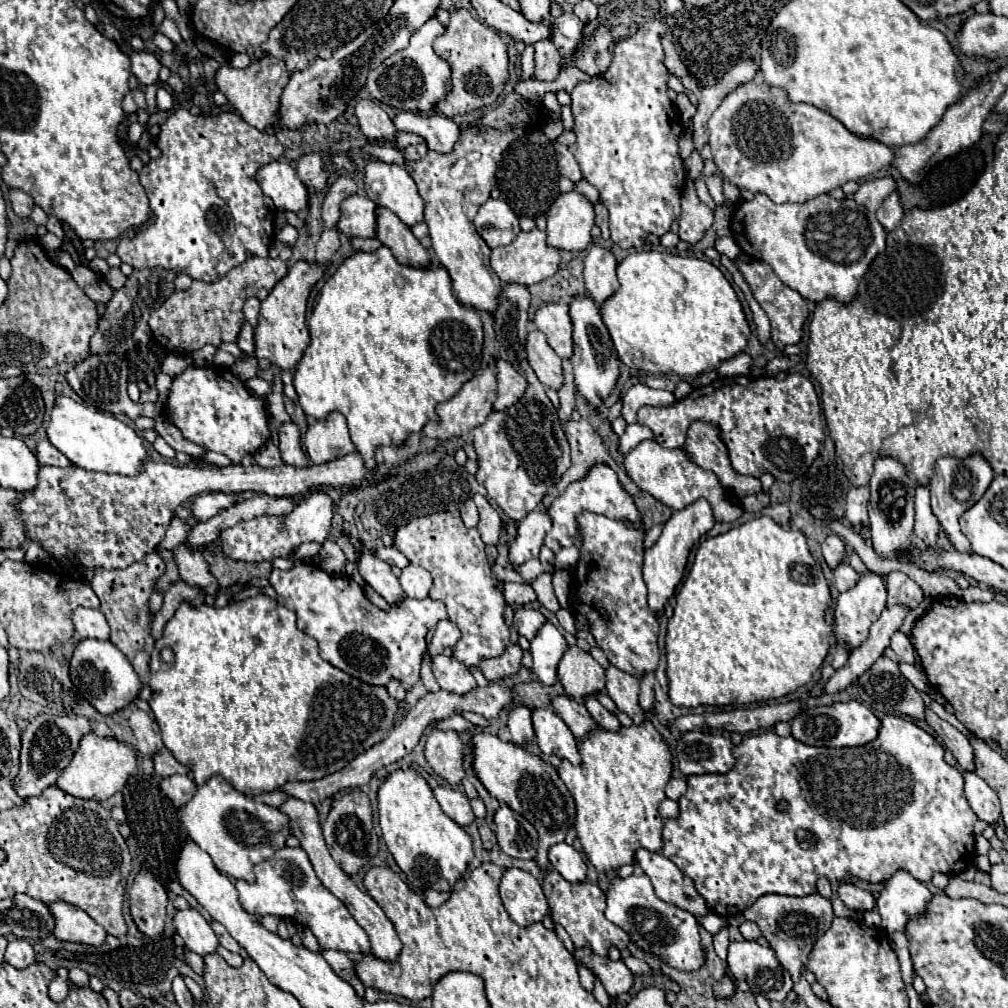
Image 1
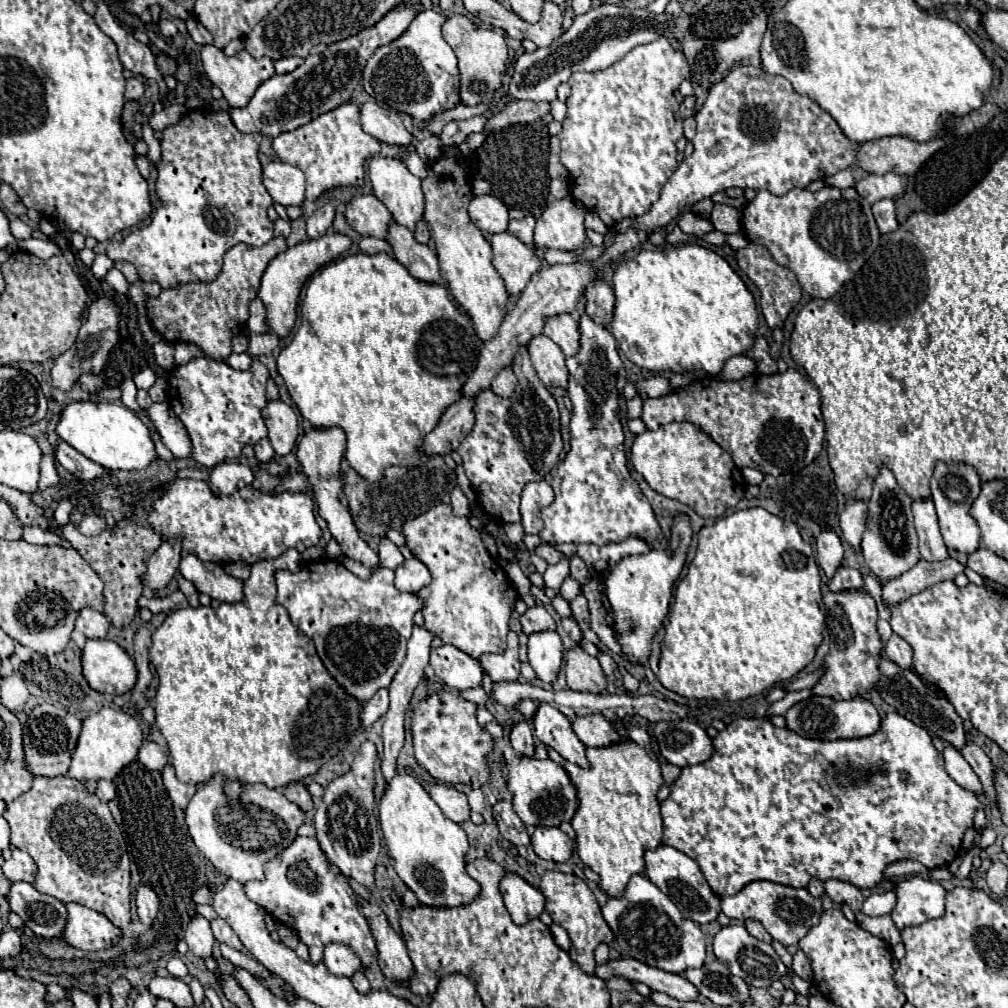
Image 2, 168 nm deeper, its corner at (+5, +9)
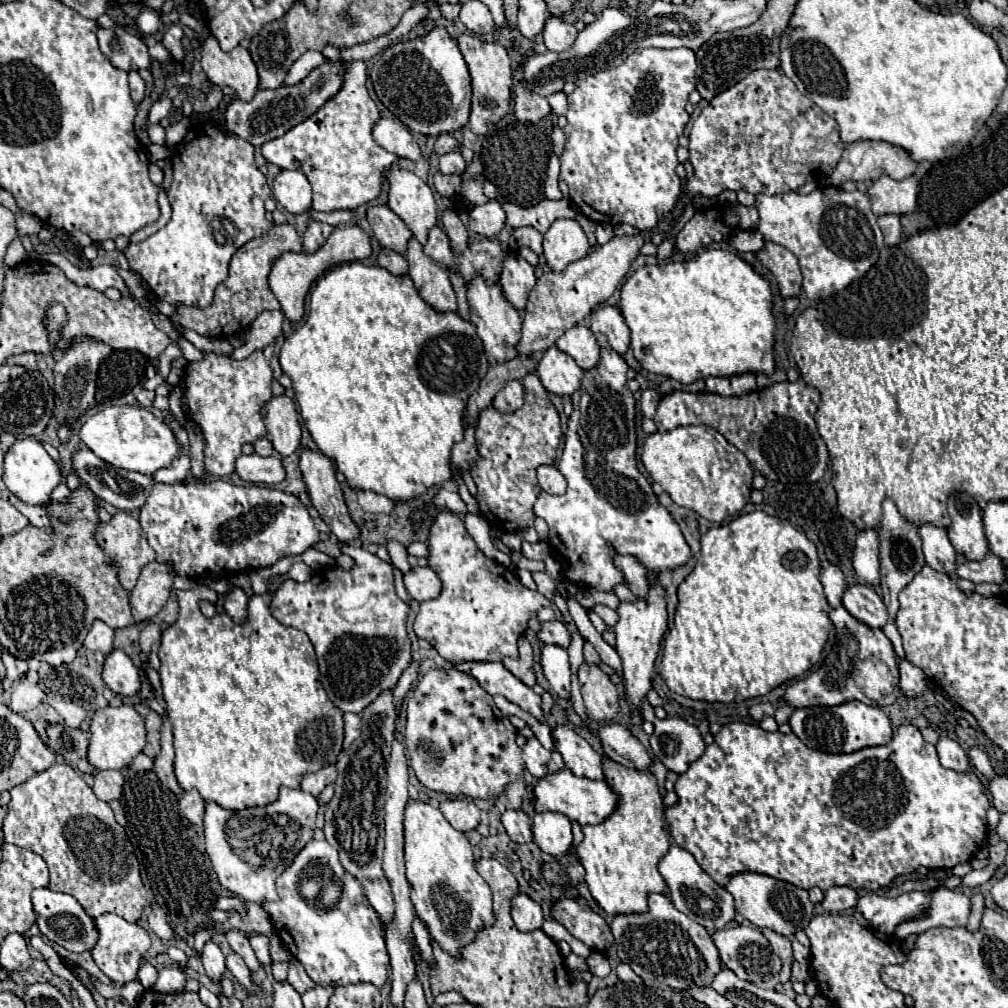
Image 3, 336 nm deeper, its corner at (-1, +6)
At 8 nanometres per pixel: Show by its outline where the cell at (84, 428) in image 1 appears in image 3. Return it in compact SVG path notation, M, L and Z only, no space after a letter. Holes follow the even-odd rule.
M109 406L95 412L93 416L83 420L79 438L107 464L141 474L153 474L159 468L171 466L173 458L179 454L177 438L169 430L165 420L155 418L147 408L141 406Z

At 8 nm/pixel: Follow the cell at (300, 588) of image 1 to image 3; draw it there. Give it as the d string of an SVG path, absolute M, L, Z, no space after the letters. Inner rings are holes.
M339 544L341 552L355 560L351 570L343 570L339 566L327 568L323 572L315 572L311 580L299 584L295 580L285 580L281 588L275 592L271 600L273 616L287 626L303 630L315 646L321 684L327 690L329 698L343 712L363 712L381 692L393 690L399 676L411 664L411 640L407 634L407 614L409 606L395 594L393 566L383 562L375 554L363 550L361 546Z

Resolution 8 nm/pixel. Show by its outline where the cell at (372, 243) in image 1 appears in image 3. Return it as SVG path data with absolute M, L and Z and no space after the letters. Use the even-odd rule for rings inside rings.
M381 248L379 256L377 256L377 264L387 268L393 274L405 274L407 272L407 260L405 256L389 250L389 248Z

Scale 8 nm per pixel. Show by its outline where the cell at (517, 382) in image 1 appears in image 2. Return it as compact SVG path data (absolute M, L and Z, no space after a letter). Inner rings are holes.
M505 367L491 383L491 391L499 397L511 397L515 387L517 387L517 377L509 367Z

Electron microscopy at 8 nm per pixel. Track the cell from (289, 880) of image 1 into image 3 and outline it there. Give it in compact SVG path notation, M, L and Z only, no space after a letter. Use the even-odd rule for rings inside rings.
M309 840L305 848L297 854L293 864L277 878L277 894L279 900L263 902L263 910L271 916L271 922L287 950L305 966L307 974L315 984L341 986L369 982L377 988L385 984L389 956L385 950L379 916L369 904L361 882L349 872L345 872L345 868L341 866L335 848L331 848L325 840Z

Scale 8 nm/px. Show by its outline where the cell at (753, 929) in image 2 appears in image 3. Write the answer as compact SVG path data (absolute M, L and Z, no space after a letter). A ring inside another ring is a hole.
M763 928L761 930L763 936L769 940L773 952L777 952L777 956L781 956L783 960L783 970L781 970L781 984L785 984L789 980L789 970L791 970L791 962L793 962L793 956L791 956L791 940L769 930L769 928Z

